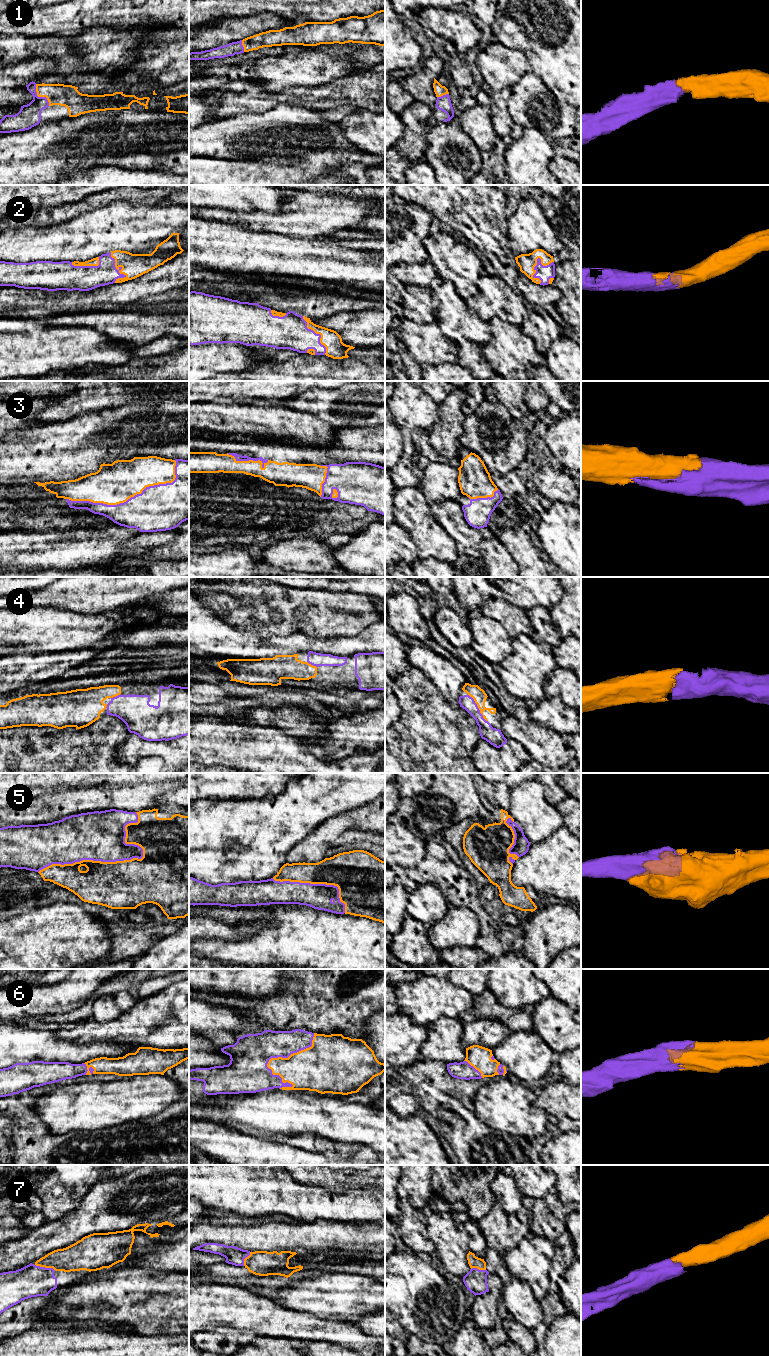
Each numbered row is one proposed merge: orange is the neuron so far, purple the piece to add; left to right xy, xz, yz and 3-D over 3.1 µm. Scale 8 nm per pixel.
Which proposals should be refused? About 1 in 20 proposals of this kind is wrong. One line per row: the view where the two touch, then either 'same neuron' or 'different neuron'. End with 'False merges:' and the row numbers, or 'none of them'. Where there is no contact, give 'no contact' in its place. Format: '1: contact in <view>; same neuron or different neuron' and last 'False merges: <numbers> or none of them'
1: contact in xy; same neuron
2: contact in xy; same neuron
3: contact in xy; same neuron
4: contact in yz; same neuron
5: contact in xy; same neuron
6: contact in xz; same neuron
7: contact in xy; same neuron
False merges: none of them

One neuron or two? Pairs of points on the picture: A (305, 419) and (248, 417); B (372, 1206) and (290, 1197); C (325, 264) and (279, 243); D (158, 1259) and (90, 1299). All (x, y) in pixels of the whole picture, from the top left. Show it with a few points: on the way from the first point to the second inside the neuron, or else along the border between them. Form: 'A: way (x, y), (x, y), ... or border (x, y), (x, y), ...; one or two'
A: way (291, 419), (262, 419); one
B: way (352, 1206), (310, 1203); one
C: way (314, 260), (290, 254); one
D: border (119, 1267), (143, 1267), (164, 1270), (166, 1272); two

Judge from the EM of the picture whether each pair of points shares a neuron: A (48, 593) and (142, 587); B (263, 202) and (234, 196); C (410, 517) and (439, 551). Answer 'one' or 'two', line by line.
A: one
B: one
C: one

